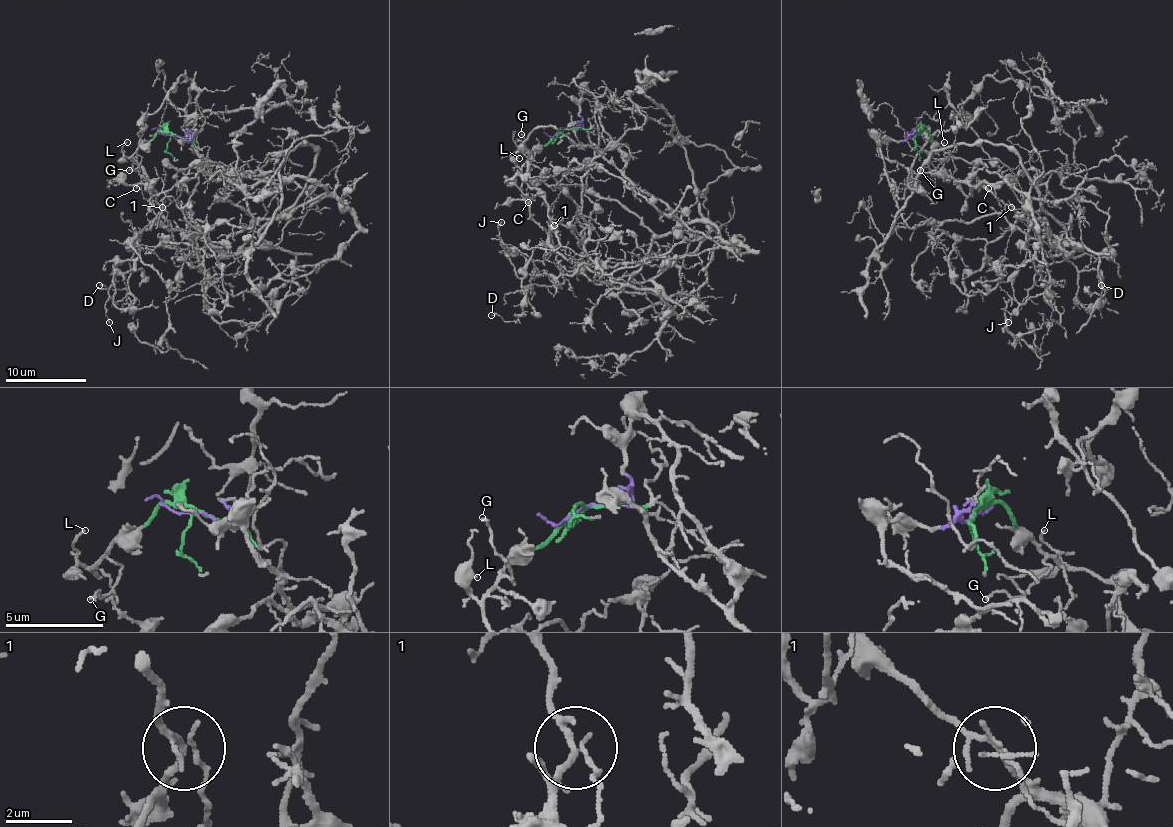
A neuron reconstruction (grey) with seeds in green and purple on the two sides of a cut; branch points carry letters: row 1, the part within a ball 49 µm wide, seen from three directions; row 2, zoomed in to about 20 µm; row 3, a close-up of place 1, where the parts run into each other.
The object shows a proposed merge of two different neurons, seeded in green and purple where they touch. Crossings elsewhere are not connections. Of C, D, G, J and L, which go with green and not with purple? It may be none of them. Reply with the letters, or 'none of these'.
C, D, G, J, L

